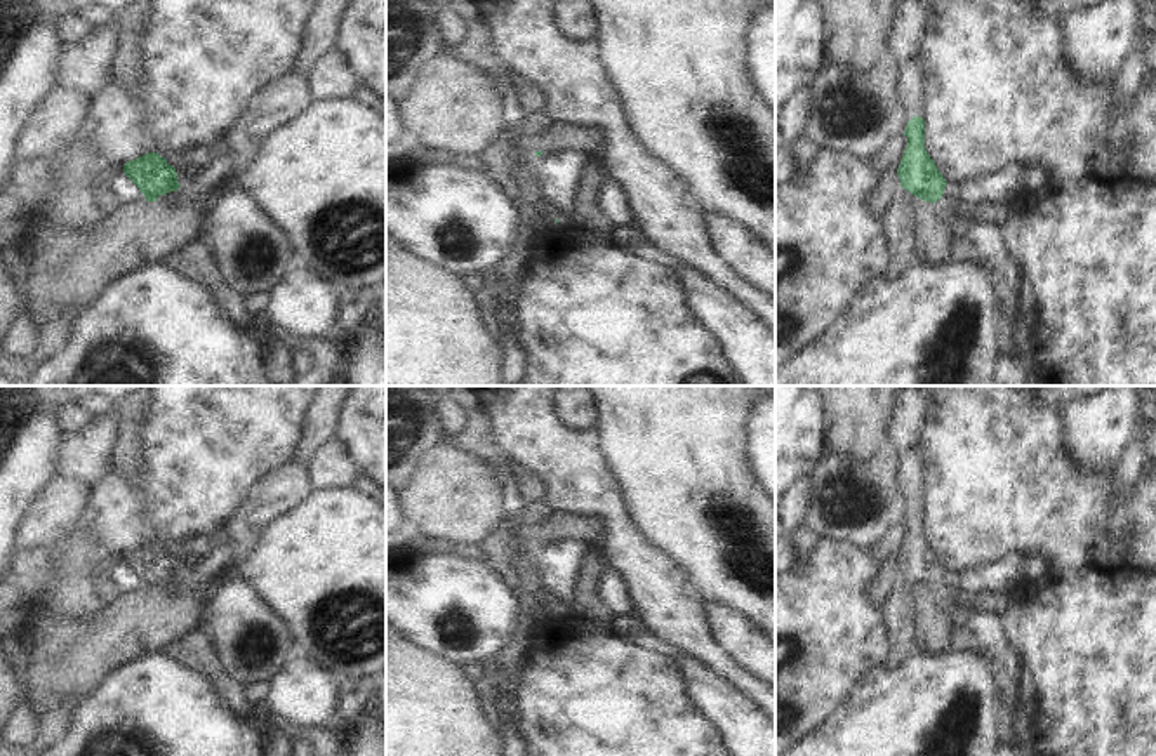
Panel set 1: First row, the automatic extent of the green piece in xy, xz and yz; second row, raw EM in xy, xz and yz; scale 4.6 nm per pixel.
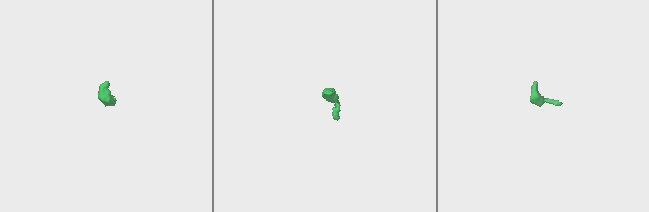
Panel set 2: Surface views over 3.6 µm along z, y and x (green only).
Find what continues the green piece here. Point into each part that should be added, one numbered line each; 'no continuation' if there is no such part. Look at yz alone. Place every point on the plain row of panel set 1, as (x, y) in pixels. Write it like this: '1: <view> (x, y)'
1: yz (913, 468)
2: yz (897, 612)

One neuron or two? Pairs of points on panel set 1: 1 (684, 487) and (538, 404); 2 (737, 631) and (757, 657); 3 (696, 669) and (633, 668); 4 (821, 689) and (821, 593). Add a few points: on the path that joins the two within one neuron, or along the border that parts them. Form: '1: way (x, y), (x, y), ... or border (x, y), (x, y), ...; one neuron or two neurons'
1: border (597, 430), (602, 449), (617, 478); two neurons
2: way (743, 638), (755, 650); one neuron
3: border (677, 663), (699, 708); two neurons
4: way (821, 664), (821, 617); one neuron

